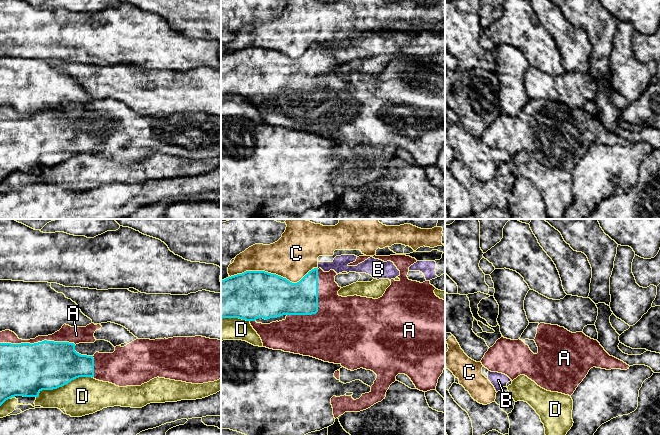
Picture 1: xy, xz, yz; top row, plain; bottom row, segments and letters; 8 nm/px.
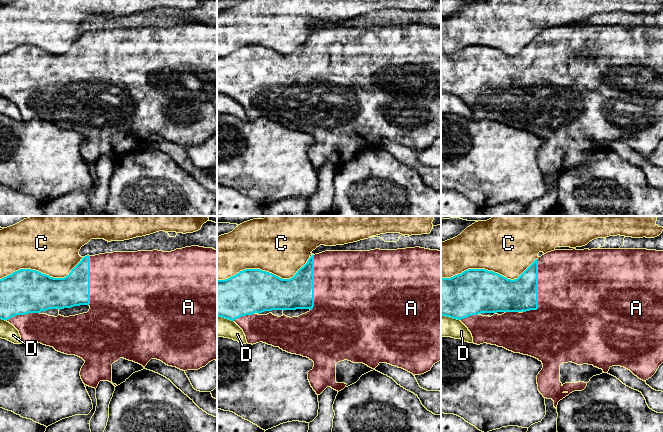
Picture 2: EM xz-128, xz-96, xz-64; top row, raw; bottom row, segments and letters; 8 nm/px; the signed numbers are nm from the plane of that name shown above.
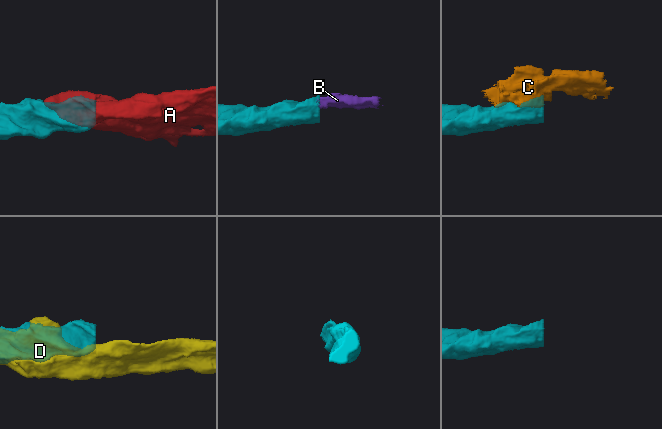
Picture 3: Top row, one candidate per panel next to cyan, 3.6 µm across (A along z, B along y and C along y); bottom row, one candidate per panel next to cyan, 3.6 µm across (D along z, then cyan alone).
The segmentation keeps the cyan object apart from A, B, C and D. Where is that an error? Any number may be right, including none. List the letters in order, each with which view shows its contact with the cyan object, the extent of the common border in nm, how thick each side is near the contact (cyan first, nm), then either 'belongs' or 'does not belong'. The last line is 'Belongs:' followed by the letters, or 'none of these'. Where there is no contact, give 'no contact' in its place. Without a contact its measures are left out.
A: contact in xy; length 600 nm; calibres 420 and 130 nm; belongs
B: no contact; does not belong
C: contact in xz; length 650 nm; calibres 380 and 360 nm; does not belong
D: contact in xy; length 480 nm; calibres 400 and 300 nm; does not belong
Belongs: A

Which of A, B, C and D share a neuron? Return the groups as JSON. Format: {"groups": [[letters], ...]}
{"groups": [["A"], ["B", "C"], ["D"]]}

